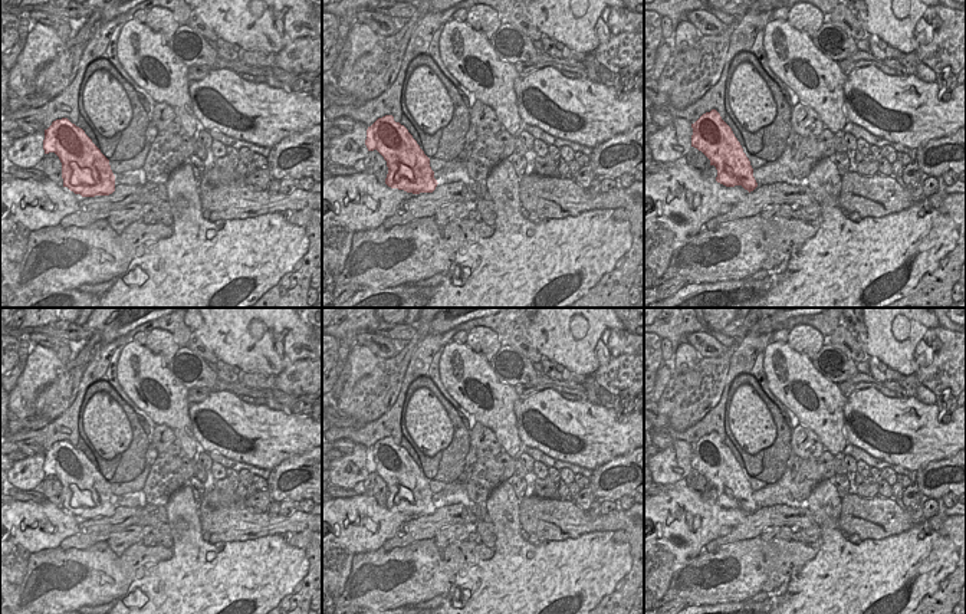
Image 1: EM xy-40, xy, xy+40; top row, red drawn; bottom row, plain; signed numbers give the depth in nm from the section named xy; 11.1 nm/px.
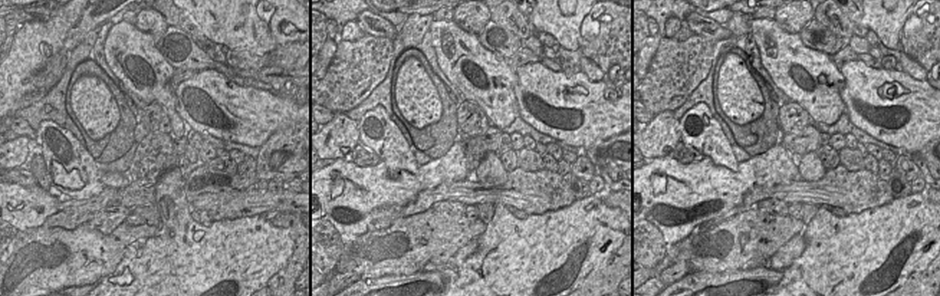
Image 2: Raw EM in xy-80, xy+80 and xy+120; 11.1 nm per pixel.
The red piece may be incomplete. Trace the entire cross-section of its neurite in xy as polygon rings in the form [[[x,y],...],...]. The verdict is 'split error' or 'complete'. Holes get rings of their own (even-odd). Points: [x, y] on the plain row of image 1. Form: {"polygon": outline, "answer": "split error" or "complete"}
{"polygon": [[[392,437],[378,440],[367,452],[368,473],[377,472],[387,483],[385,506],[407,515],[433,515],[437,509],[430,480],[420,470],[408,452]]], "answer": "complete"}

